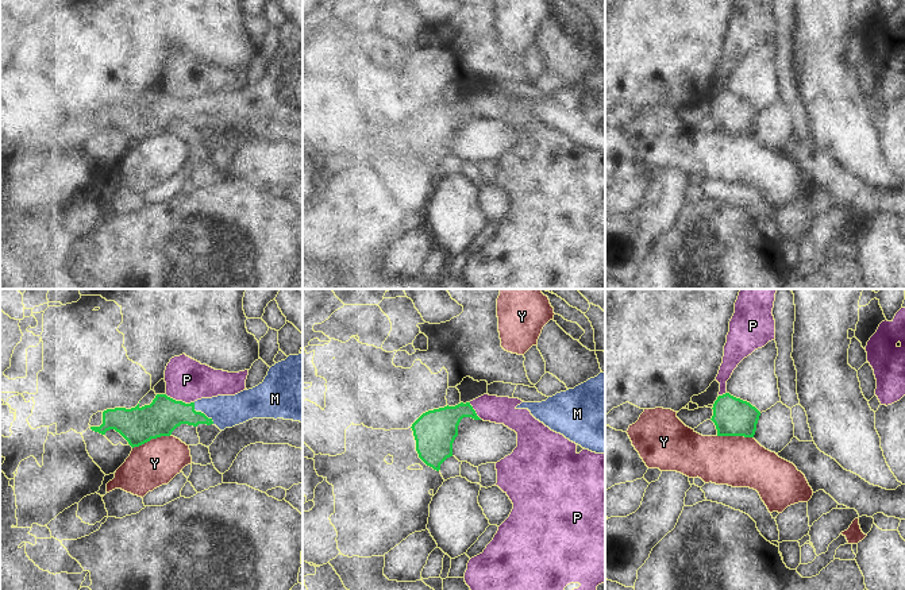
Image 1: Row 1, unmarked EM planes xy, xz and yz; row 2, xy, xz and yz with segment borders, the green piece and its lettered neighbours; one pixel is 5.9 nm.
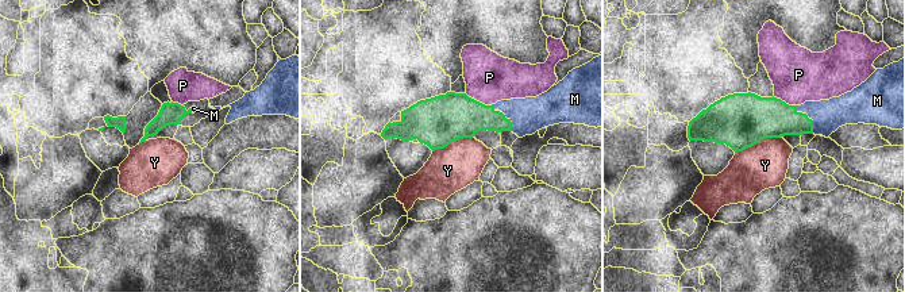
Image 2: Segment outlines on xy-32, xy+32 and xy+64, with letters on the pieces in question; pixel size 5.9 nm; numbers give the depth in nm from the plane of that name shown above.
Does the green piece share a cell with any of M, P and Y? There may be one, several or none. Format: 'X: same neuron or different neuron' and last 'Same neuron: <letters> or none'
M: same neuron
P: different neuron
Y: different neuron
Same neuron: M

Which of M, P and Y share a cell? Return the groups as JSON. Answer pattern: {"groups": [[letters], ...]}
{"groups": [["M"], ["P"], ["Y"]]}

